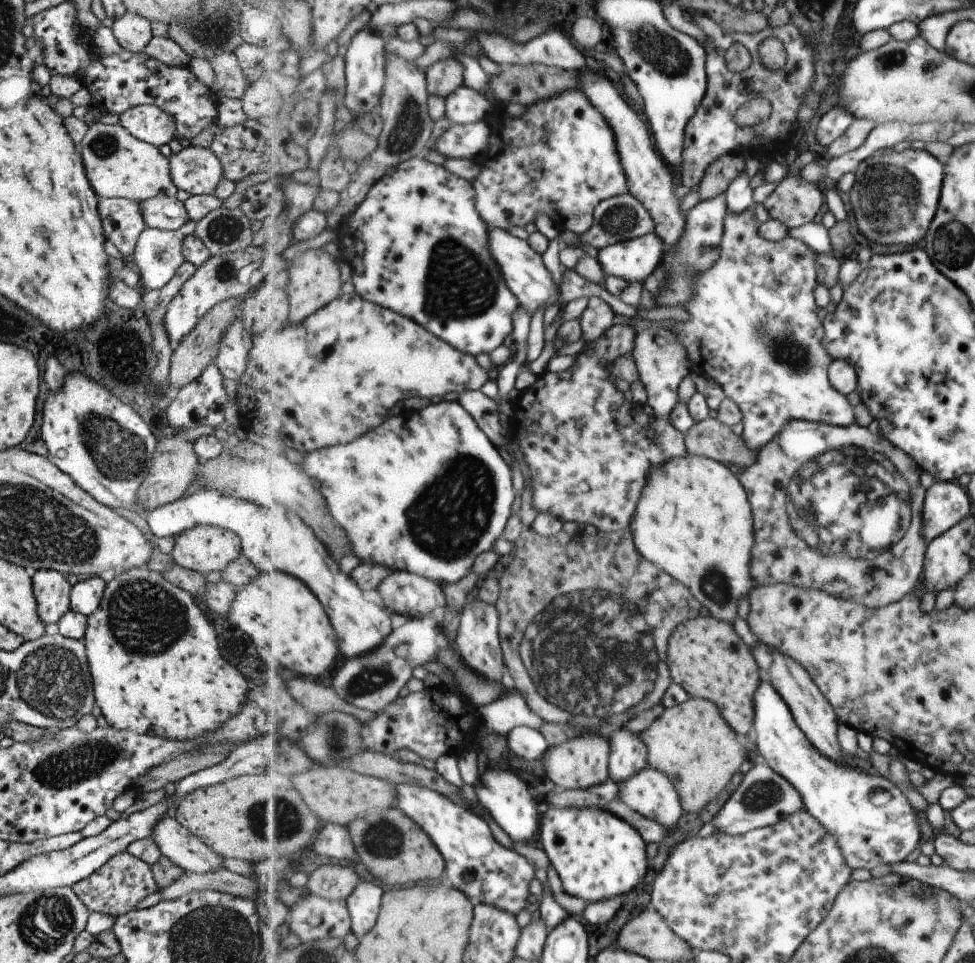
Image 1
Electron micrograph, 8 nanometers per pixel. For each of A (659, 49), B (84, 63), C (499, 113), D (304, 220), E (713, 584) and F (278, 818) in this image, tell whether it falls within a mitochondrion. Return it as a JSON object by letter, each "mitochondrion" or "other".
{"A":"mitochondrion","B":"other","C":"other","D":"other","E":"mitochondrion","F":"mitochondrion"}

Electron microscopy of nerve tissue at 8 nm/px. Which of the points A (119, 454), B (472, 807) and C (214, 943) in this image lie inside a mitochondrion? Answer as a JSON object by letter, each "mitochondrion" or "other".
{"A":"mitochondrion","B":"other","C":"mitochondrion"}

